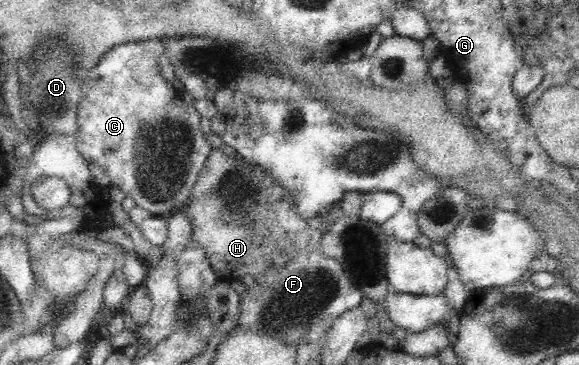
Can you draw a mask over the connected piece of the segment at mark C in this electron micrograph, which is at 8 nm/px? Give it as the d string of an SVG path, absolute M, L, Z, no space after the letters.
M149 39L144 41L128 42L120 44L110 51L107 51L103 55L103 58L96 64L96 67L90 68L87 78L80 79L80 88L82 88L82 99L80 99L80 105L78 105L78 117L76 119L78 130L75 135L76 146L78 146L78 151L80 155L84 156L84 159L88 163L98 164L98 166L104 168L104 173L106 177L111 179L111 183L120 187L120 189L126 193L126 195L134 198L135 205L138 208L146 209L148 213L152 216L169 216L172 213L178 211L177 209L182 209L184 205L187 205L191 201L191 195L194 185L198 179L199 173L204 167L208 155L210 155L211 149L213 147L209 136L204 135L201 130L200 118L201 115L196 111L196 108L183 100L183 91L178 91L174 89L168 80L160 73L159 59L164 53L164 41L163 39Z

